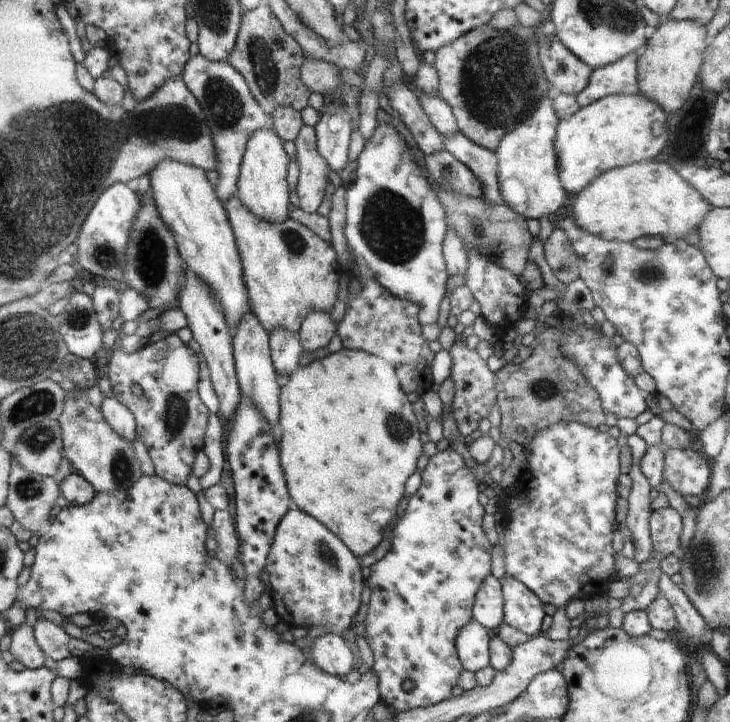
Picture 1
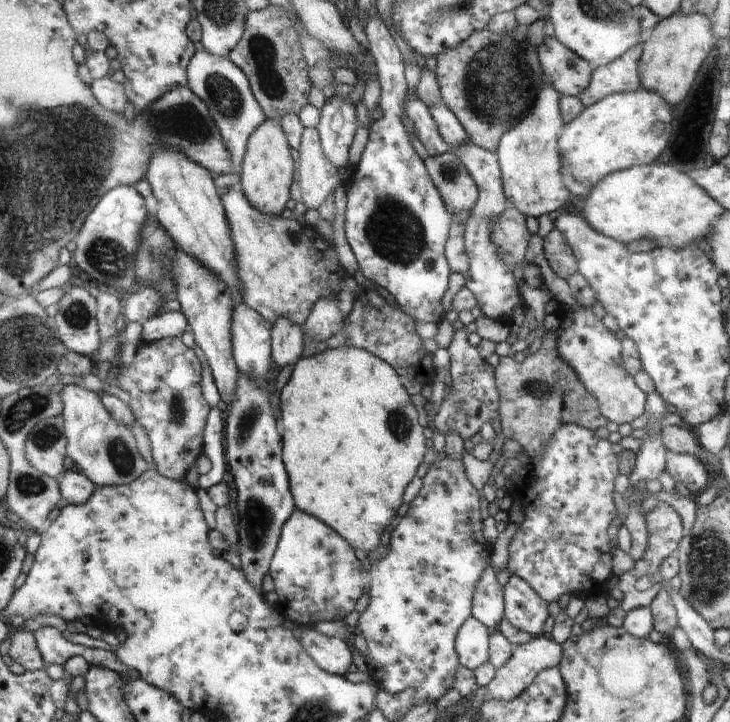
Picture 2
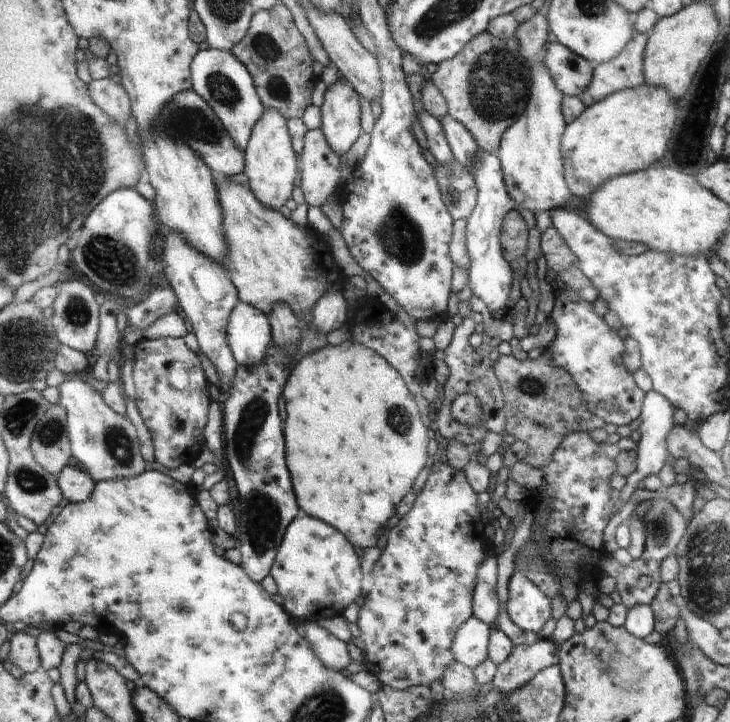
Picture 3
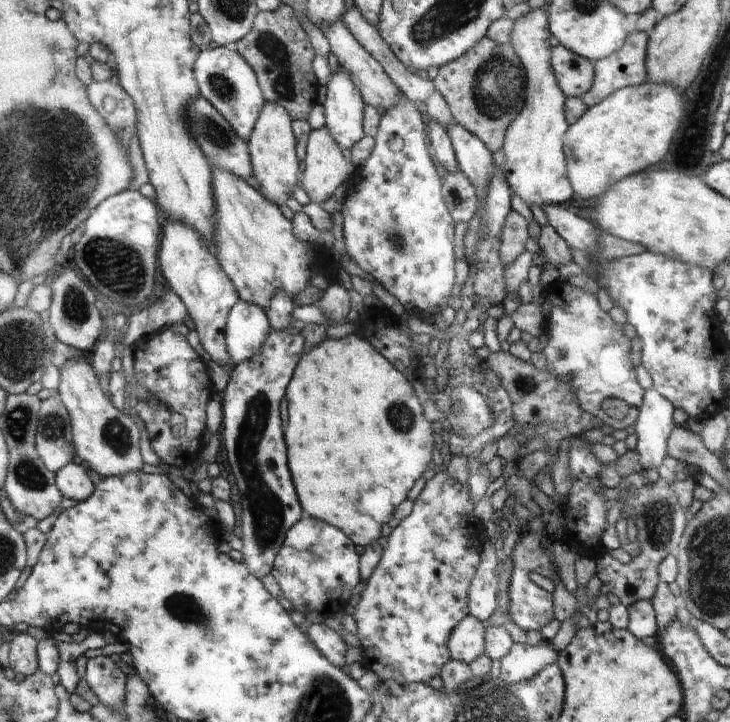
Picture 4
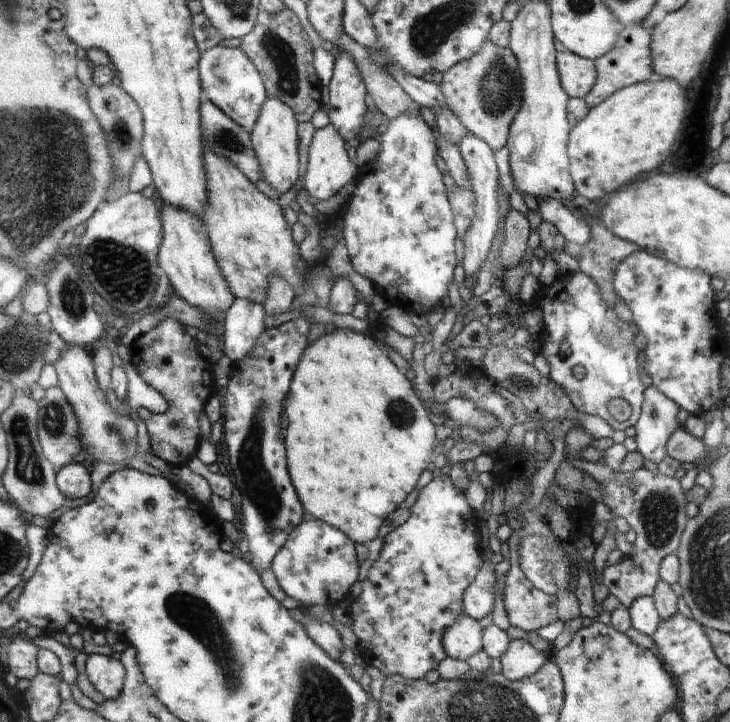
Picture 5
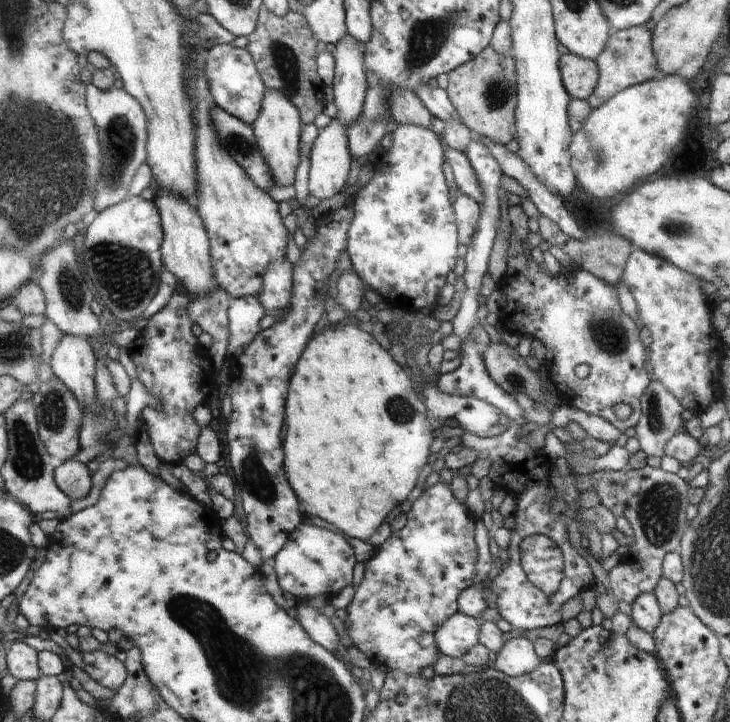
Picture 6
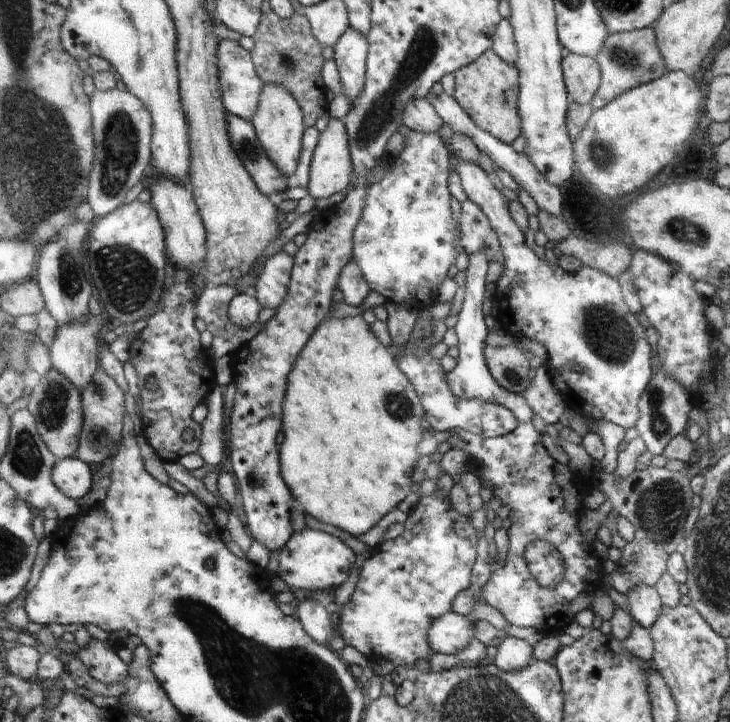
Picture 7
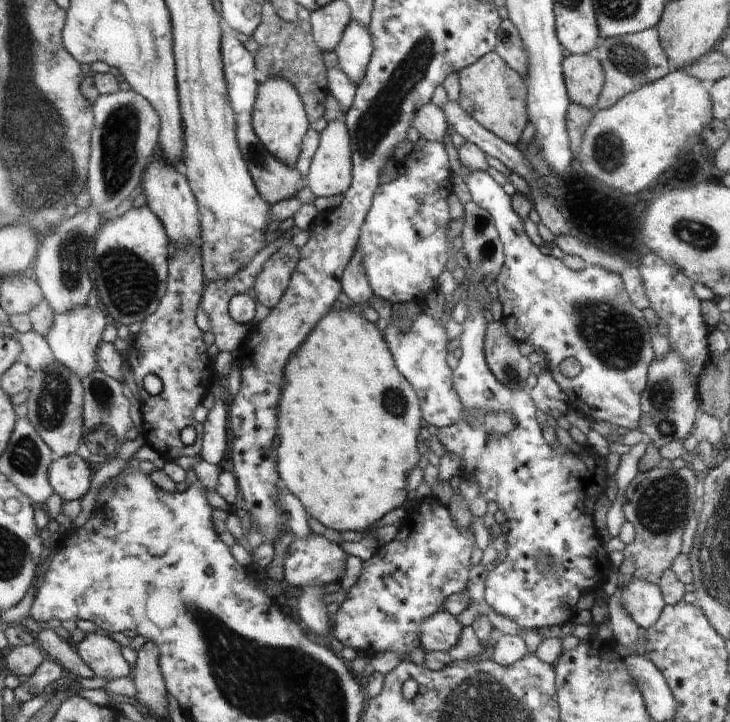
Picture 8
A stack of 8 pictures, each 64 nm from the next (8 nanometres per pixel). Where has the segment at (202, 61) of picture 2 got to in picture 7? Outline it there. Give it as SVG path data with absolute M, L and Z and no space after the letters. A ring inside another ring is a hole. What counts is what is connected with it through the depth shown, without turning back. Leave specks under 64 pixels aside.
M222 39L219 65L227 110L251 122L252 117L256 116L261 90L264 88L253 55L238 41Z

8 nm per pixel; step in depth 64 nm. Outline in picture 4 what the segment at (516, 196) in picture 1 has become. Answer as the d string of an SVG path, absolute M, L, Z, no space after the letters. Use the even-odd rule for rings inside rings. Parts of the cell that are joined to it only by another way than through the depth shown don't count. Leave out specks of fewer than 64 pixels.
M542 7L531 9L514 21L509 43L516 50L527 74L525 106L508 128L504 149L505 179L513 194L518 194L528 206L564 204L572 198L572 183L568 177L568 156L565 154L569 121L565 117L564 91L557 81L552 65L548 12Z

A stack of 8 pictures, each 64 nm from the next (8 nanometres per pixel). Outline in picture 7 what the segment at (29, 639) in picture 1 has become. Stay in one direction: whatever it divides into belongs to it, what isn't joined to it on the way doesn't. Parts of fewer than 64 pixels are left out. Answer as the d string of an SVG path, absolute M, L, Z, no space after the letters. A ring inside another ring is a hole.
M20 644L8 650L5 656L10 672L25 679L38 679L43 655L37 647Z

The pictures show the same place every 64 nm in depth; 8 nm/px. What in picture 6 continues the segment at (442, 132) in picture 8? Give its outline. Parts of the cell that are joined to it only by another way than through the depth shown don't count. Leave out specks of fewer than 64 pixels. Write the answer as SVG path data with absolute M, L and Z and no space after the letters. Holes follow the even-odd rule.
M391 91L387 97L391 98L387 104L393 110L394 120L400 125L408 123L419 127L430 126L433 114L415 92Z

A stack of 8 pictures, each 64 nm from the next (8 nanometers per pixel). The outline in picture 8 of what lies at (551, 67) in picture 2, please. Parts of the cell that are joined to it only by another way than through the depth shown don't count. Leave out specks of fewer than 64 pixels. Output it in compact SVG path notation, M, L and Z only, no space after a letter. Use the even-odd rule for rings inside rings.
M595 52L577 55L570 53L562 64L565 85L572 103L598 110L598 97L605 84L605 69Z

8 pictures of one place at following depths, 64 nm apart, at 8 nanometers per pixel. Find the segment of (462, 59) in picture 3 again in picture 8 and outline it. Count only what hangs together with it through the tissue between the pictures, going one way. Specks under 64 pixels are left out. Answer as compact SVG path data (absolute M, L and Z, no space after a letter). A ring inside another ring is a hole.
M495 50L458 73L461 107L486 130L496 134L504 142L516 145L524 126L528 124L527 86L523 76L511 68Z

